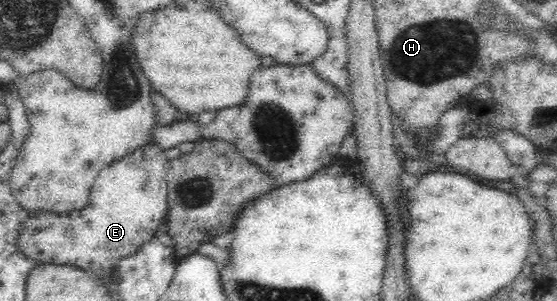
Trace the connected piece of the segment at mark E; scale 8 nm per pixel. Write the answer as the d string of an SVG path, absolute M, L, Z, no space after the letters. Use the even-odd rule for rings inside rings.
M149 143L131 157L104 167L91 188L87 205L67 213L33 212L18 237L18 246L33 263L71 265L115 283L115 263L135 253L166 223L167 164L164 149Z

